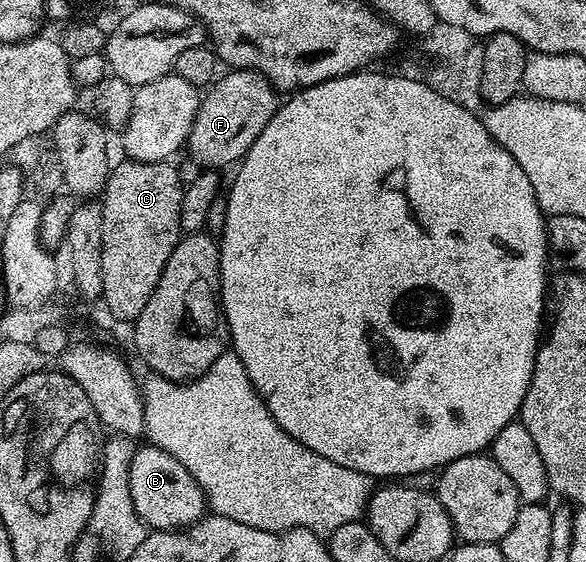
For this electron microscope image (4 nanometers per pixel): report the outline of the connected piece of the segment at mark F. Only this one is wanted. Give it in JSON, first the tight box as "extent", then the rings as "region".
{"extent":[185,69,281,171],"region":[[[231,69],[222,77],[223,74],[202,94],[193,127],[187,132],[185,142],[185,149],[191,152],[188,153],[190,160],[211,171],[219,171],[222,170],[222,165],[234,166],[242,161],[249,147],[253,147],[257,135],[265,131],[269,119],[279,110],[281,104],[280,94],[273,88],[269,78],[253,69]]]}

